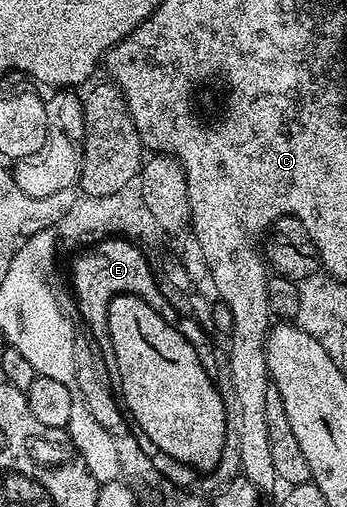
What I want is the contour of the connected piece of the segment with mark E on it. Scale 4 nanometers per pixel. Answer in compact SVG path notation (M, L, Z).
M118 237L105 239L90 249L76 254L79 256L71 263L71 287L75 290L76 301L79 302L79 315L83 318L84 325L88 327L84 328L101 353L105 369L109 369L112 373L117 372L117 356L113 353L113 341L109 337L107 324L107 310L111 299L115 295L135 295L136 298L145 301L145 305L161 313L161 317L165 317L165 321L169 321L169 325L176 327L181 337L185 337L185 341L193 345L199 364L206 369L208 375L218 376L221 368L219 359L215 356L215 343L211 340L212 332L204 329L192 316L177 313L177 309L173 309L173 305L165 301L159 288L159 279L151 272L151 263L147 260L146 254L148 255L148 252L138 242Z

